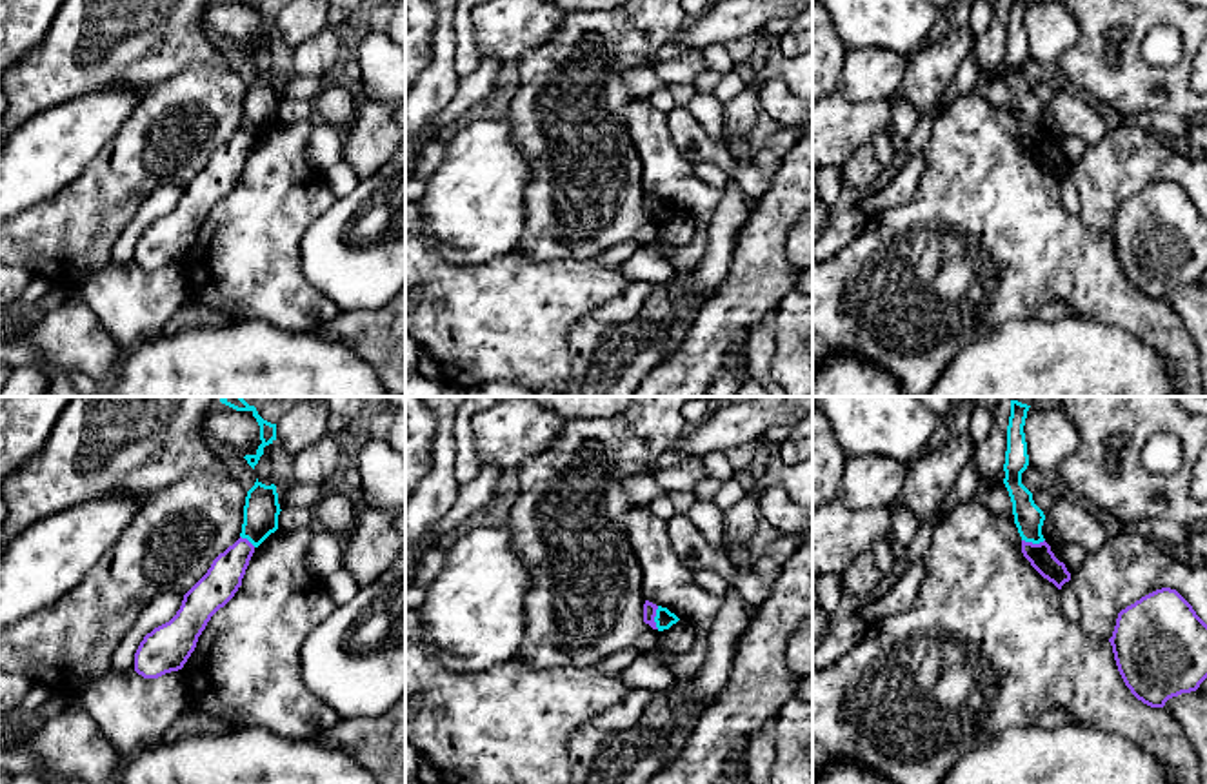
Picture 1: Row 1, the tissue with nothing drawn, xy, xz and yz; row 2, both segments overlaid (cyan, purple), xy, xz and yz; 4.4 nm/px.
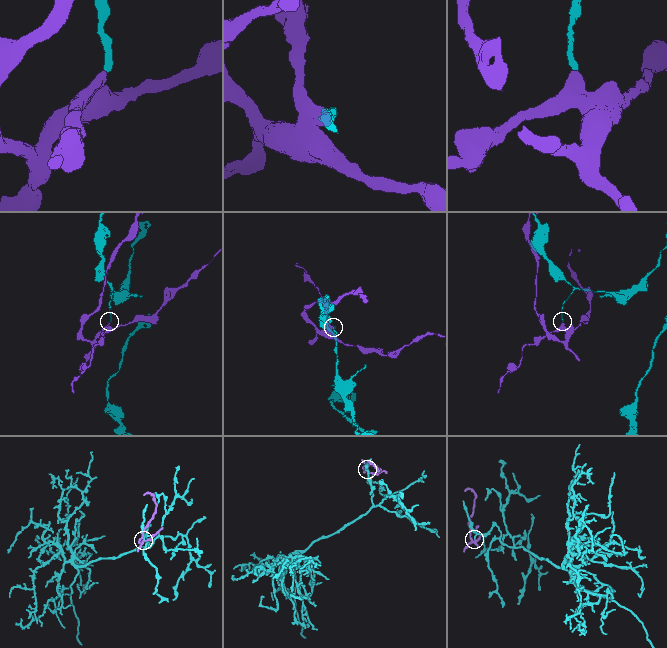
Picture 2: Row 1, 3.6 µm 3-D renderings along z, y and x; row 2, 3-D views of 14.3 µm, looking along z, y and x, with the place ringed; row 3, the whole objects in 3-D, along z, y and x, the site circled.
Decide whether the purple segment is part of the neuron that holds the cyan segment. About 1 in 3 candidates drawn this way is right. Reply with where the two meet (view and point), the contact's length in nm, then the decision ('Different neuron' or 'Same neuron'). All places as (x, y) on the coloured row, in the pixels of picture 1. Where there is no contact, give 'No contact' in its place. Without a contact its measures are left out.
Touches cyan at xz (655, 617). Shared border 100 nm. Same neuron

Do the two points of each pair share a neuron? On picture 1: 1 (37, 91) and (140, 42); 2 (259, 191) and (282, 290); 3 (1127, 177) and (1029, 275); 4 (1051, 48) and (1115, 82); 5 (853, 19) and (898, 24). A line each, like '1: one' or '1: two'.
1: one
2: one
3: two
4: two
5: one

